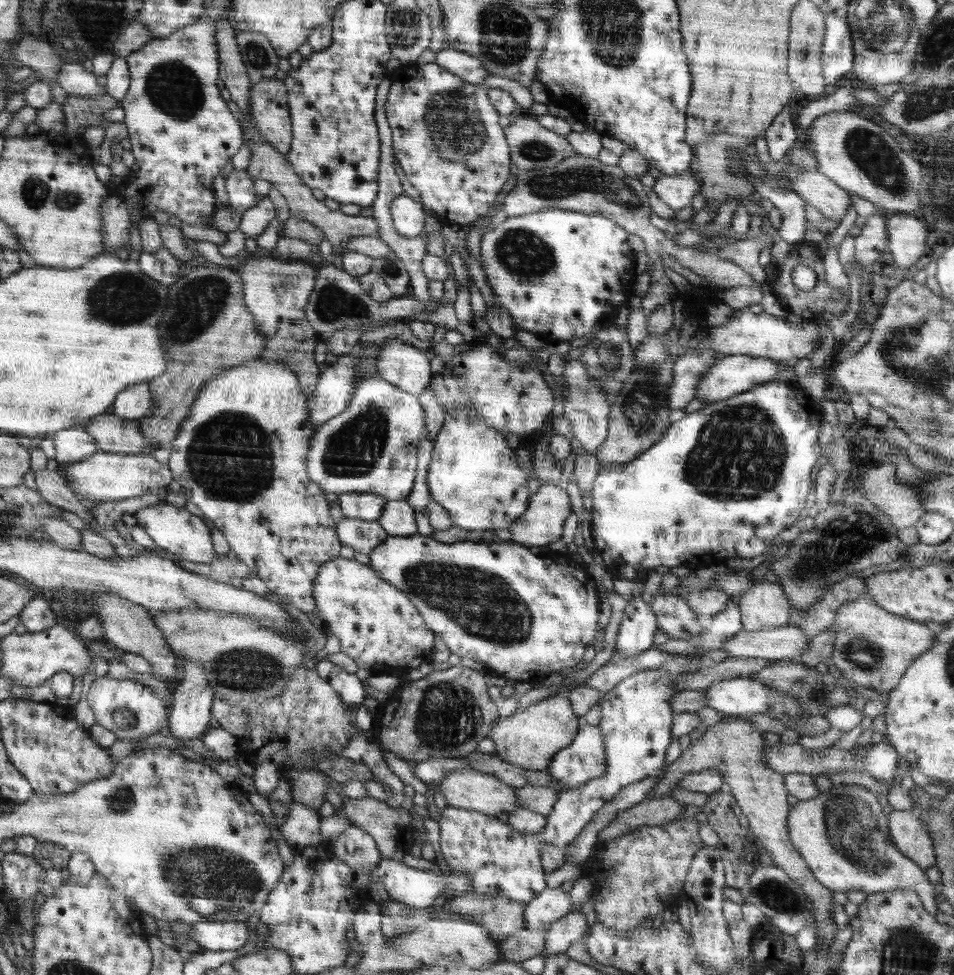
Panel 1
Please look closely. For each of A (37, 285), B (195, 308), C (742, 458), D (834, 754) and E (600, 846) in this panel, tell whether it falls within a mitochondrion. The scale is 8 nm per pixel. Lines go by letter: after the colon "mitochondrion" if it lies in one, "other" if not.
A: other
B: mitochondrion
C: mitochondrion
D: other
E: other

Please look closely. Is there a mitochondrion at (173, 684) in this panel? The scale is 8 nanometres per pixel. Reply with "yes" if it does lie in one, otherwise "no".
no

